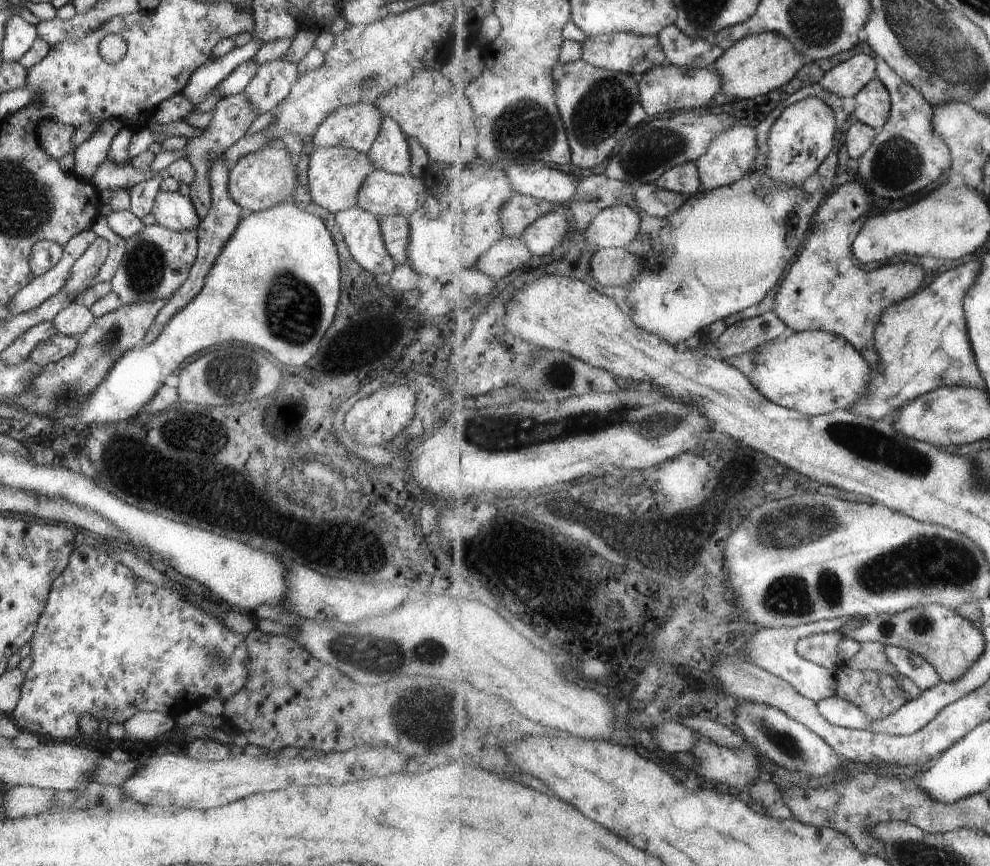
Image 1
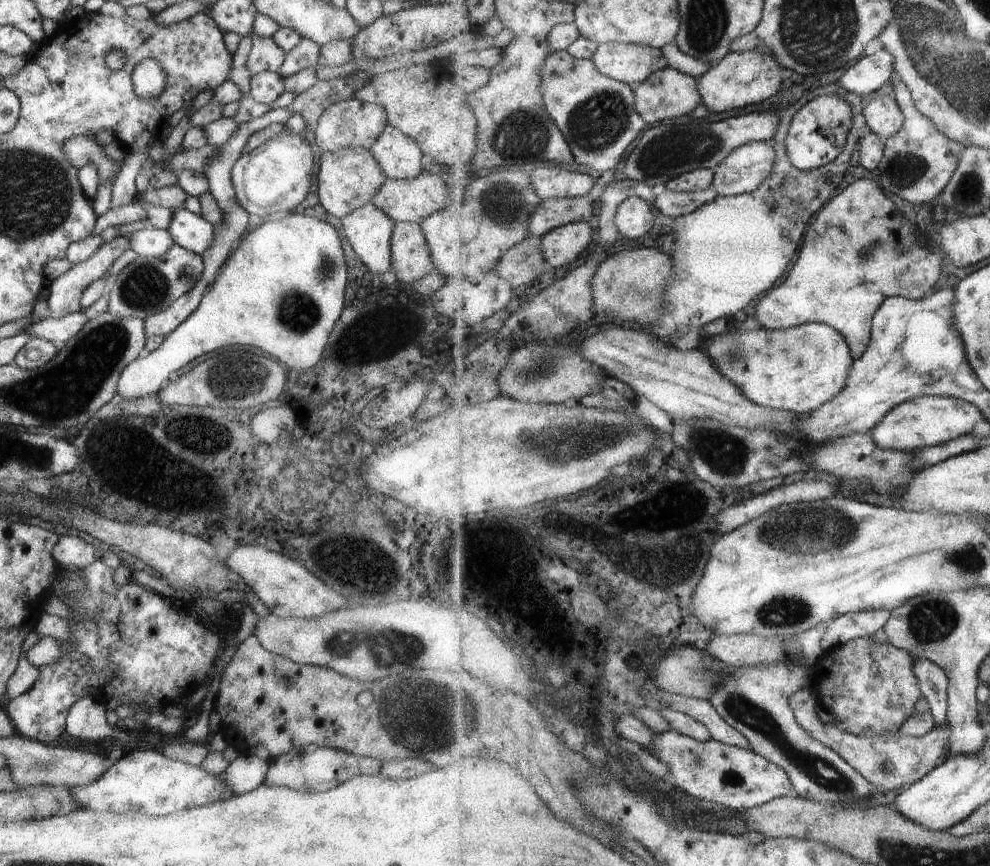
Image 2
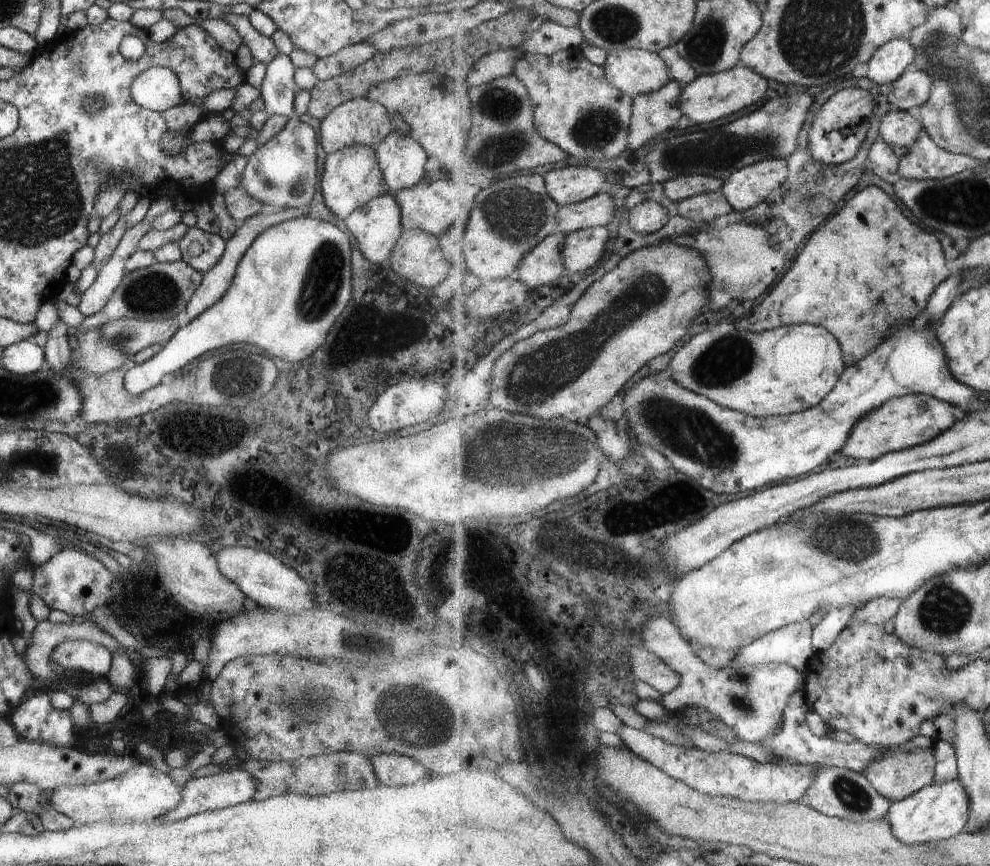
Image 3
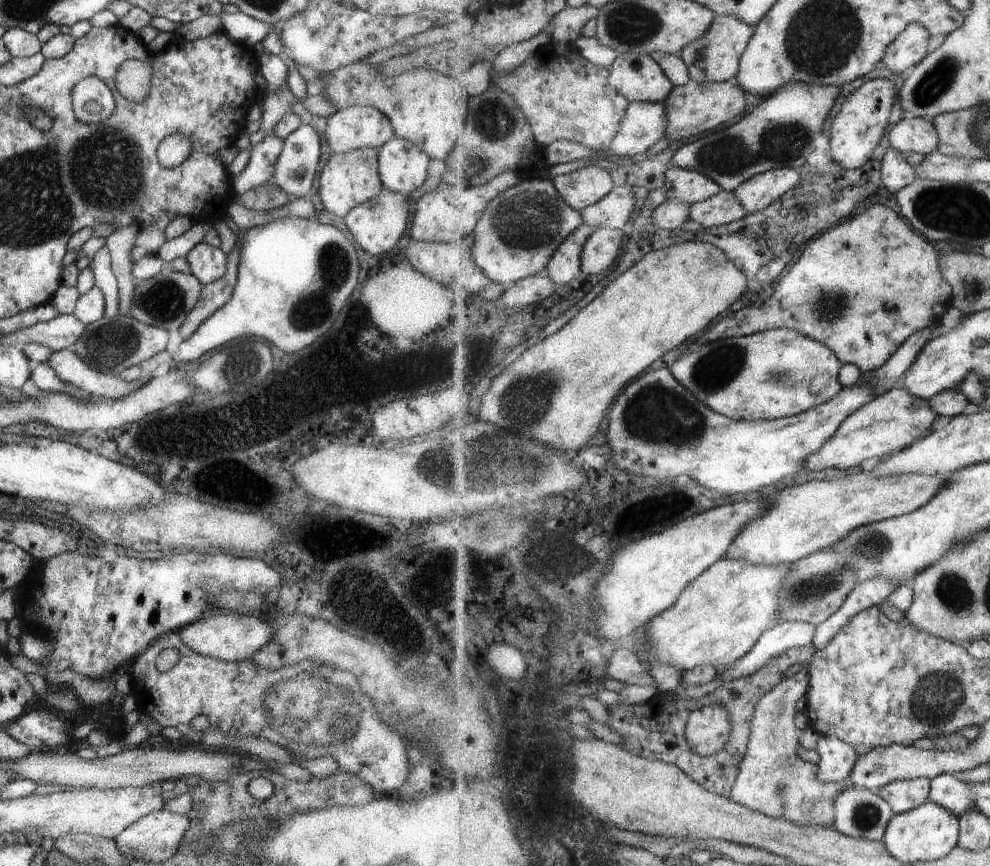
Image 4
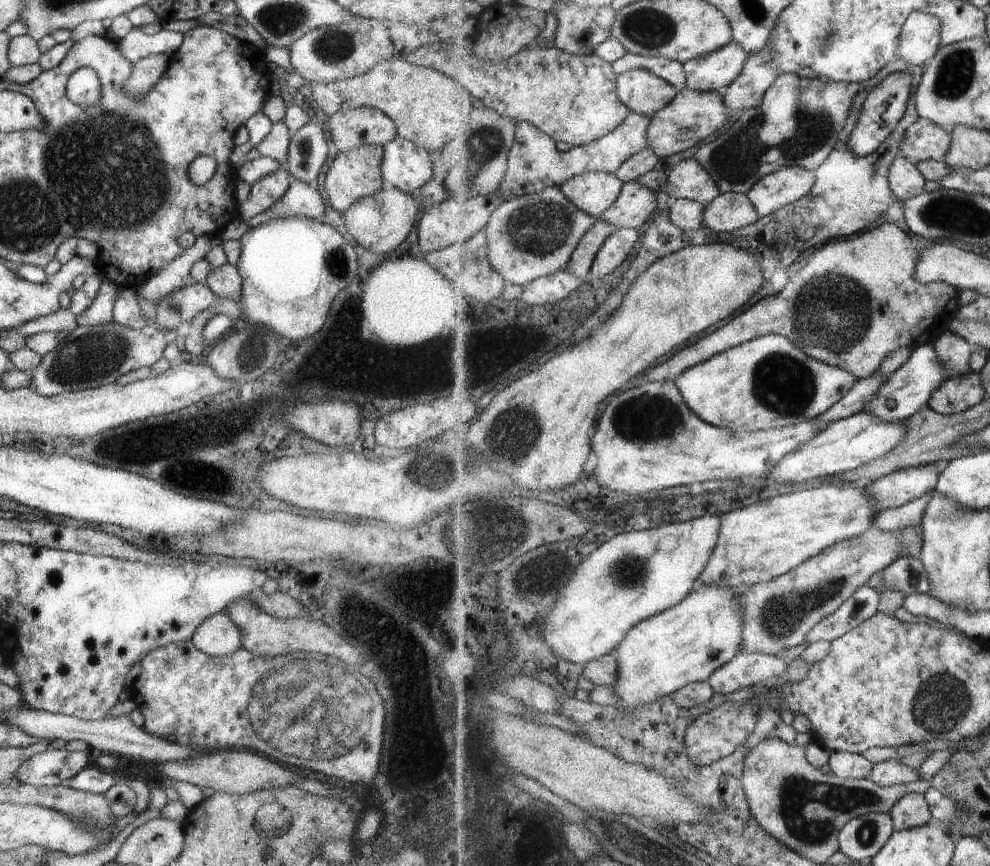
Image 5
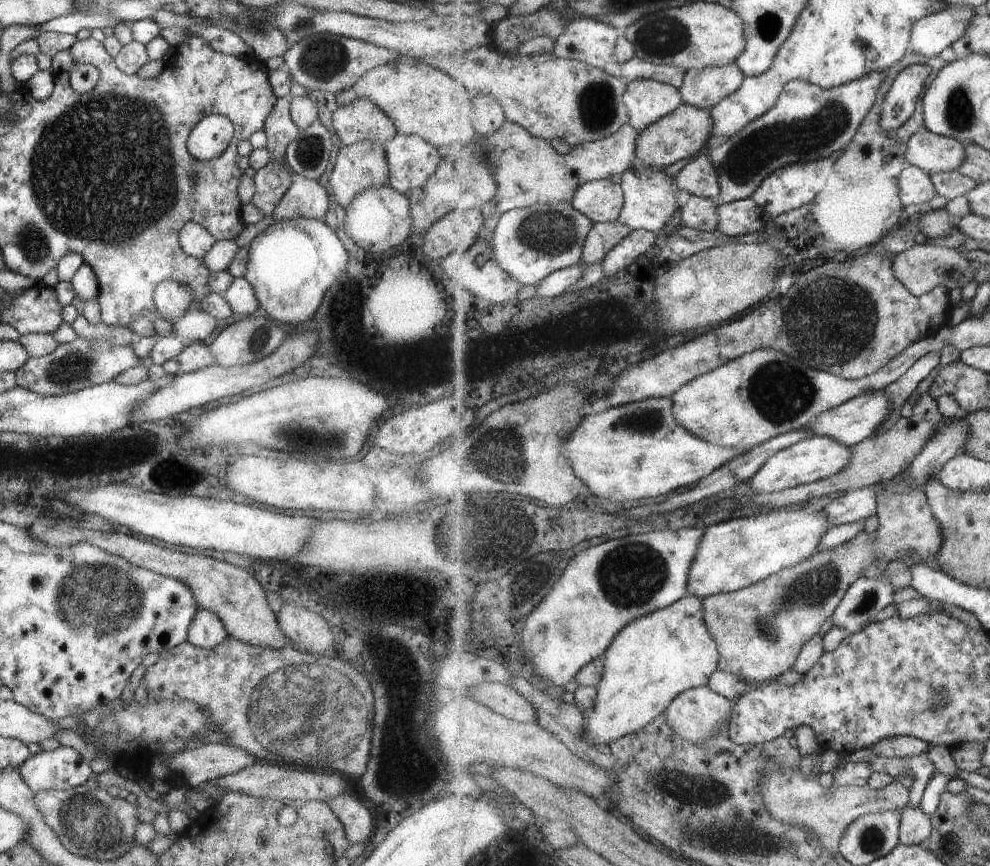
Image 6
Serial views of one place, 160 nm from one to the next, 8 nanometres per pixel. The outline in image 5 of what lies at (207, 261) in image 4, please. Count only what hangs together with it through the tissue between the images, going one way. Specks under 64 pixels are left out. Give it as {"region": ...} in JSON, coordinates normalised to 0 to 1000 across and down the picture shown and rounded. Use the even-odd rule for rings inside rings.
{"region":[[[227,303],[221,307],[212,306],[207,328],[219,343],[242,346],[242,335],[244,329],[243,320],[239,314],[238,306]]]}

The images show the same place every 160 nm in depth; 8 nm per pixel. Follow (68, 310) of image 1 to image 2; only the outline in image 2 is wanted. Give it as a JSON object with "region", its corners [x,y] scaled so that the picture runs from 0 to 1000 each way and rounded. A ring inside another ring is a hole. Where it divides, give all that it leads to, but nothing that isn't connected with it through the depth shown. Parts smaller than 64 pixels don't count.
{"region":[[[80,358],[60,368],[52,368],[51,366],[36,368],[21,383],[29,389],[38,389],[52,396],[56,394],[66,396],[82,381],[87,371],[84,358]]]}

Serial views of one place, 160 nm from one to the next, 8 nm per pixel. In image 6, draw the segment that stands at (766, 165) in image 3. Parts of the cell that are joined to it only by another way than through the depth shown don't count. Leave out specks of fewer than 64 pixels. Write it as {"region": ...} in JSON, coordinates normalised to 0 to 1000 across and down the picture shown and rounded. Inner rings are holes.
{"region":[[[845,174],[843,178],[826,186],[798,189],[785,195],[771,208],[760,227],[781,251],[819,236],[825,229],[825,225],[832,219],[836,211],[836,203],[839,201],[841,193],[844,192],[844,187],[849,182],[851,176]]]}

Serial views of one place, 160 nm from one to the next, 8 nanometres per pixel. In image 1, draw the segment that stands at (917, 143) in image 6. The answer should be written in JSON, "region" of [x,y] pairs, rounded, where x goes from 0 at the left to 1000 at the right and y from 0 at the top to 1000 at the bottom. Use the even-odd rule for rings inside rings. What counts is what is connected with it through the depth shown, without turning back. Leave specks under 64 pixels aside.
{"region":[[[888,89],[882,91],[860,117],[859,129],[861,137],[890,151],[901,129],[901,113],[894,96]]]}

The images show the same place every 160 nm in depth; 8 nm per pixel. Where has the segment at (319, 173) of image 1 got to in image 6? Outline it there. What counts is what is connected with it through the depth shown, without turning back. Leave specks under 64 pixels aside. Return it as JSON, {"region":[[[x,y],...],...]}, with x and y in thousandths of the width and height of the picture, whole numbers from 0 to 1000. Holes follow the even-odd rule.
{"region":[[[361,163],[354,167],[345,167],[341,173],[338,188],[331,204],[336,230],[343,239],[349,236],[368,217],[385,215],[392,210],[392,192],[389,182],[388,170],[382,164]]]}

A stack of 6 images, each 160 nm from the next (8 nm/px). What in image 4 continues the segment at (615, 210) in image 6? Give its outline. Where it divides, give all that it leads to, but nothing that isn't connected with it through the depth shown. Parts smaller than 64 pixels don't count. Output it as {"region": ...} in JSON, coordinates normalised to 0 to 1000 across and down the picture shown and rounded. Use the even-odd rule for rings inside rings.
{"region":[[[599,191],[583,195],[572,202],[561,202],[559,208],[567,226],[584,244],[588,244],[590,240],[605,234],[606,231],[609,231],[621,216],[623,216],[618,200],[612,199],[605,193],[600,193]]]}

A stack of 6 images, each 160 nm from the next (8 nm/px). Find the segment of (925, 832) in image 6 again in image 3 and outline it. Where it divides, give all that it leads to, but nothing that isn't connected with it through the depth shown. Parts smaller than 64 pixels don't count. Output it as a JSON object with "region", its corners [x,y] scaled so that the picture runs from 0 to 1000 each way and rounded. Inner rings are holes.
{"region":[[[922,861],[922,866],[914,866],[912,863],[902,863],[896,865],[894,872],[882,879],[873,894],[888,917],[899,925],[911,925],[943,904],[945,873],[942,871],[942,865],[929,865]]]}

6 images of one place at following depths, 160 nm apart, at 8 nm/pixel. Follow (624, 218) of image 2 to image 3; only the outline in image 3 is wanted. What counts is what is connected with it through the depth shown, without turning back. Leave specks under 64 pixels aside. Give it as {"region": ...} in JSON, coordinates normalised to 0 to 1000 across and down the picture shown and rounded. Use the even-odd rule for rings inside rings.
{"region":[[[652,231],[645,234],[636,247],[636,262],[639,268],[656,270],[666,268],[676,256],[675,242],[664,232]]]}

